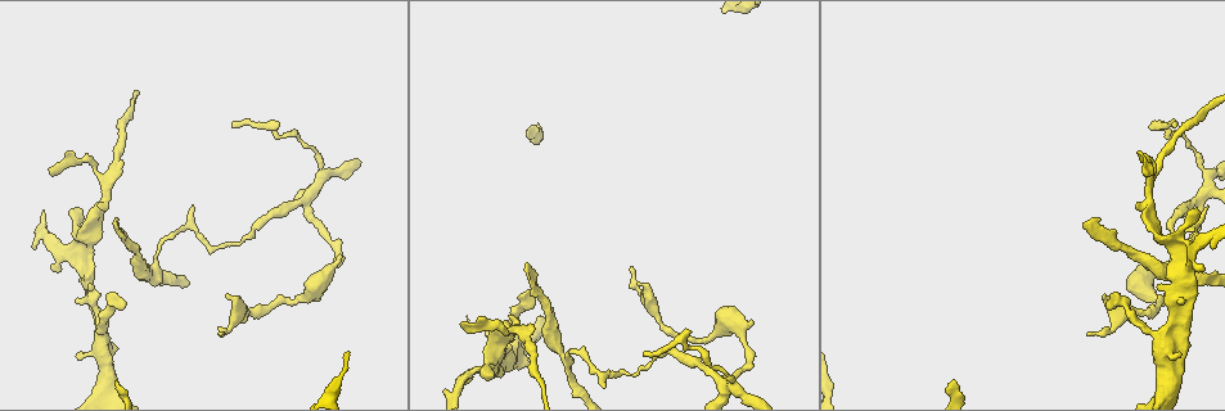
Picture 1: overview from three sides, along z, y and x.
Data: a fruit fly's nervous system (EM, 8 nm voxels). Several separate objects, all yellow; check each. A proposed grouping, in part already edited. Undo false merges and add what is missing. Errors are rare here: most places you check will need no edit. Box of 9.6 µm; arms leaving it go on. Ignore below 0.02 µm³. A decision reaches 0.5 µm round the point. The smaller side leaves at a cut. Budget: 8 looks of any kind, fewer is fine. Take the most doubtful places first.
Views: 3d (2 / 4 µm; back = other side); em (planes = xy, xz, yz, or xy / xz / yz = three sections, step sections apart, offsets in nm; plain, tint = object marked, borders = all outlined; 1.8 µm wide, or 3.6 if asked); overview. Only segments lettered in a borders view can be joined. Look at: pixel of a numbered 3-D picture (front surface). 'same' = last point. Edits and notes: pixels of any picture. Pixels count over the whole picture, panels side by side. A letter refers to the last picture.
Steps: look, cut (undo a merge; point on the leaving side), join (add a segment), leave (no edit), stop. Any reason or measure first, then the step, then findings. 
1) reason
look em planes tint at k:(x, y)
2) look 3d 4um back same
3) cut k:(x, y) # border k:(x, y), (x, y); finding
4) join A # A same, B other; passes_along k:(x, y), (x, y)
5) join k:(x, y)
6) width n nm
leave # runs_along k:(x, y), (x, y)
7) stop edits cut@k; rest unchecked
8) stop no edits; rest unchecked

free end
look em xz step 16 borders at 1:(228, 297)

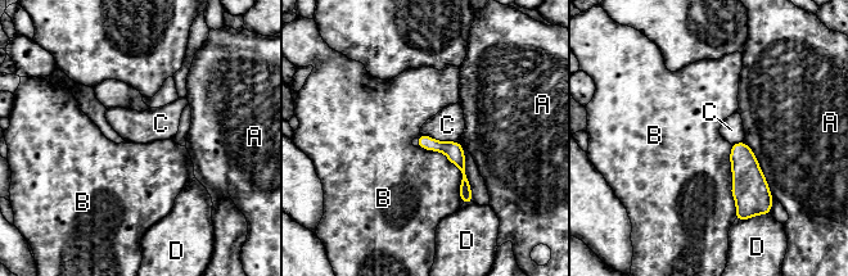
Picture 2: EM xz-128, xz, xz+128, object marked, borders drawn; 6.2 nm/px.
width 100 nm
leave # A other, B other, C other, D other; runs_along 2:(420, 139), (460, 162), (469, 199); none of them fits

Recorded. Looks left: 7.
sharp bend
look em planes plain at 1:(570, 358)

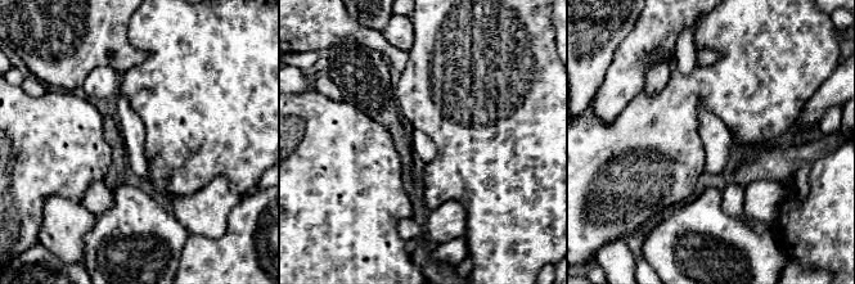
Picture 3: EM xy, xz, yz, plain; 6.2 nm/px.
with the object marked
look em planes tint same

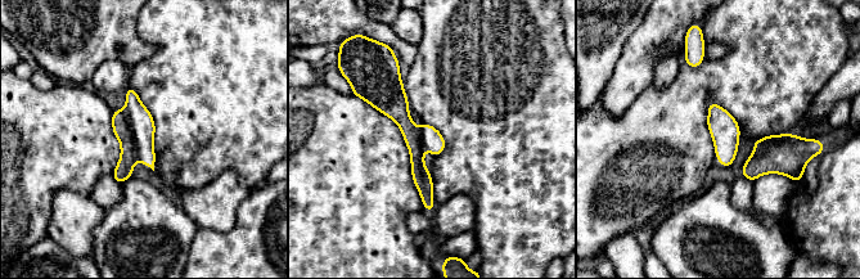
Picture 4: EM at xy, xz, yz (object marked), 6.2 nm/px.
see the neighbours
look em planes borders same

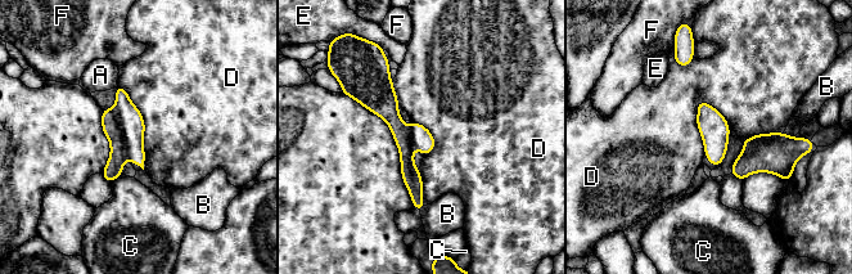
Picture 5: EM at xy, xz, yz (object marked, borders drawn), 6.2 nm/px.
cut 5:(111, 127) # A other, B other, C other, D other, E other, F other; border 5:(113, 109), (125, 147); a second neuron is stuck on

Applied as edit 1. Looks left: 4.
look em 3.6um planes plain at 1:(93, 303)

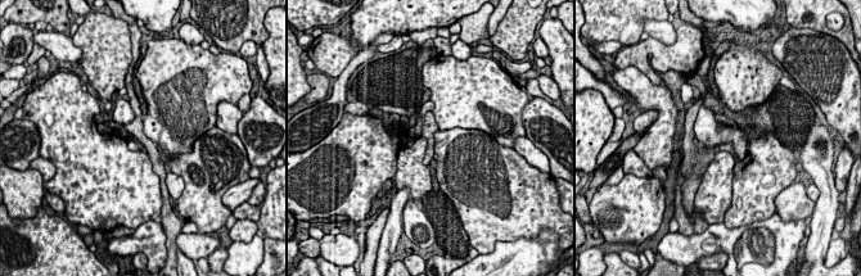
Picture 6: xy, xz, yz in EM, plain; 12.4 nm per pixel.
look em 3.6um planes borders same

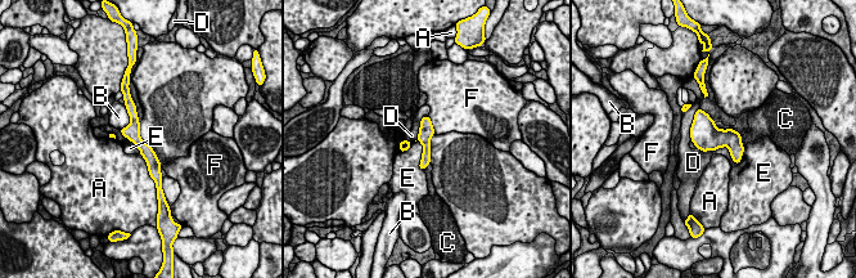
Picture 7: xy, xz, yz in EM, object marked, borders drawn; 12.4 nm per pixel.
longest_contact D 440 nm
leave # A other, B other, C other, D other, E other, F other; border 7:(744, 148), (738, 162), (713, 151); one neuron here

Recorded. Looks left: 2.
stop edits cut@5; rest unchecked

